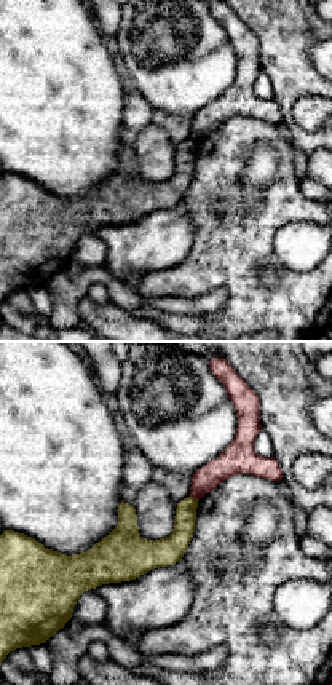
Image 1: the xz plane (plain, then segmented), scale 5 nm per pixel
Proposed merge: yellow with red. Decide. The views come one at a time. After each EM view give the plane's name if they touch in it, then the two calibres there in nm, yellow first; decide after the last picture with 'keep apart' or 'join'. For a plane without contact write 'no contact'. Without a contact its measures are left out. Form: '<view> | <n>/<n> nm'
xz | 110/130 nm

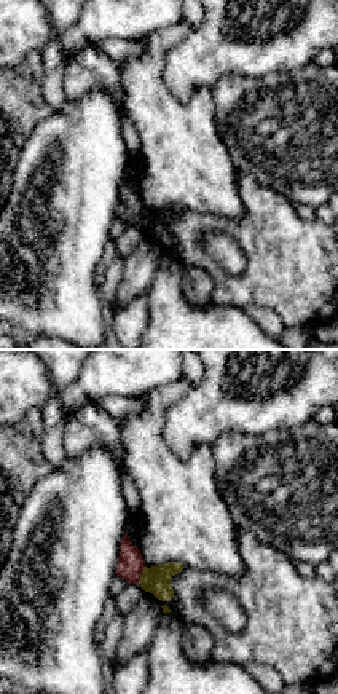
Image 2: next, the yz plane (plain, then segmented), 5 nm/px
yz | 140/130 nm

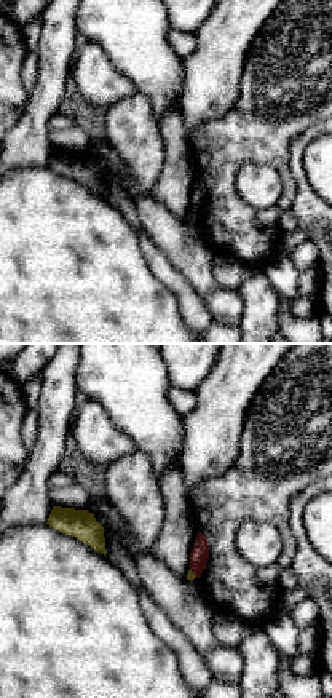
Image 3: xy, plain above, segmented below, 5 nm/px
xy | 40/100 nm

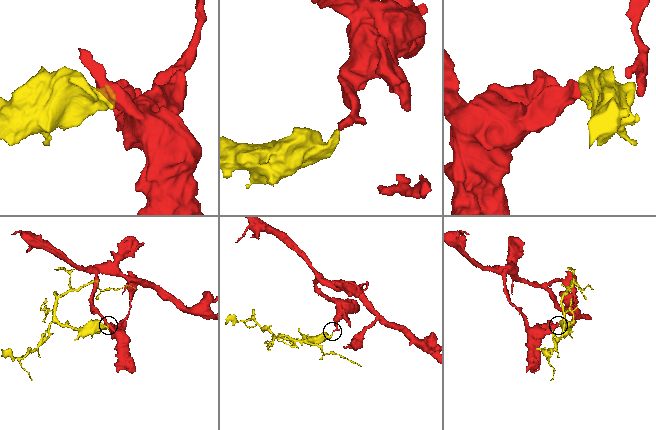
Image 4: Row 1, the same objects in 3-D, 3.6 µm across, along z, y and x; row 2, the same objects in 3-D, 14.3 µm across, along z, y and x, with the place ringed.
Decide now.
keep apart

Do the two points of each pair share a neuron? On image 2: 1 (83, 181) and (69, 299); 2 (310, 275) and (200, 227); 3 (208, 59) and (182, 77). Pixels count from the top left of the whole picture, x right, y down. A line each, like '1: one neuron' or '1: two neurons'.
1: one neuron
2: one neuron
3: one neuron

